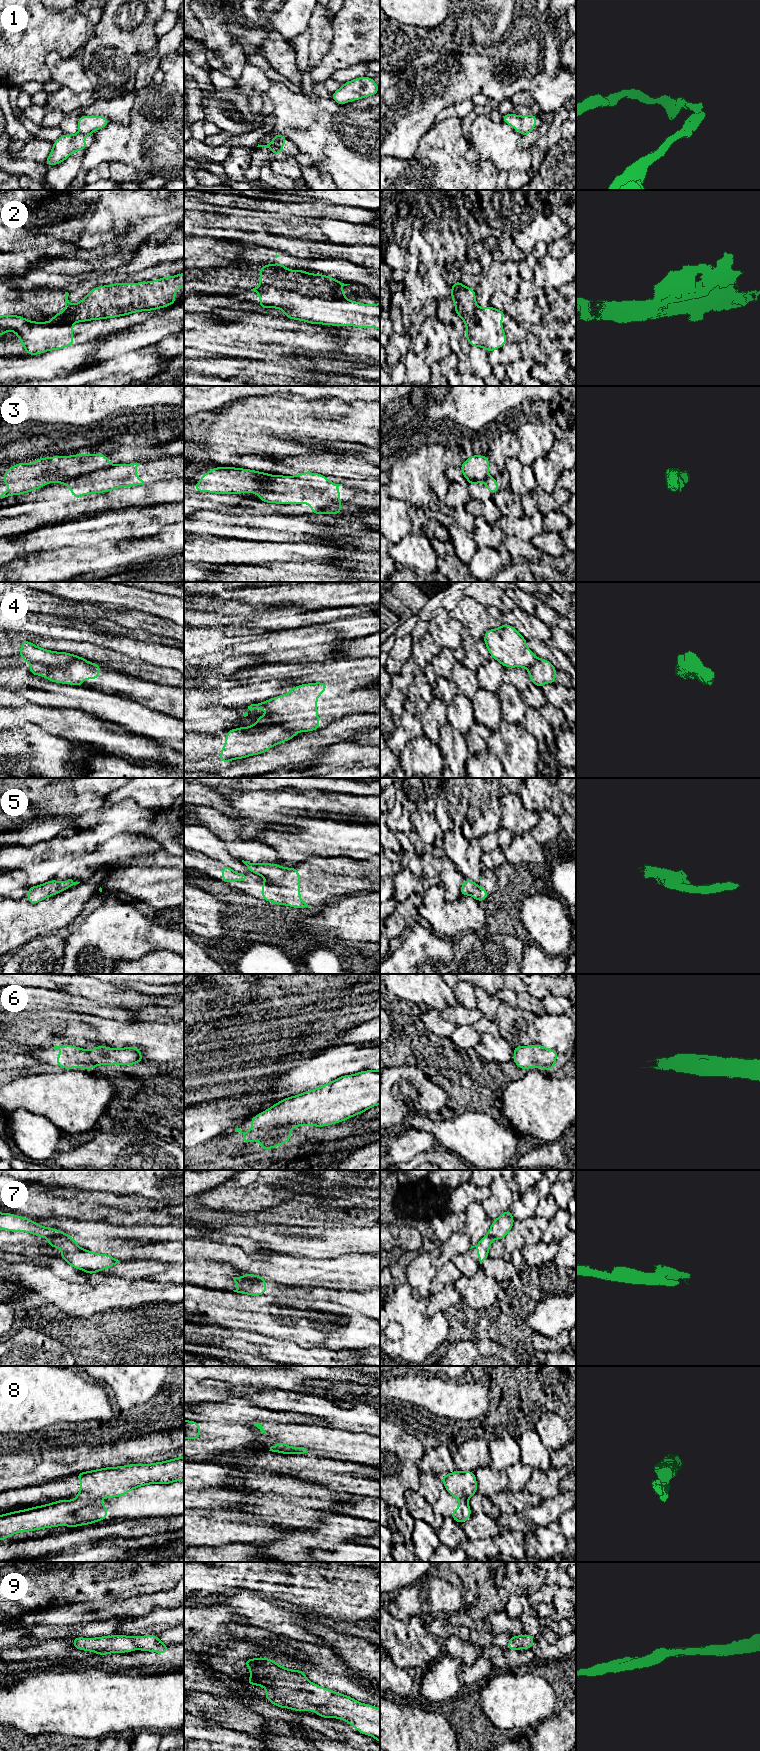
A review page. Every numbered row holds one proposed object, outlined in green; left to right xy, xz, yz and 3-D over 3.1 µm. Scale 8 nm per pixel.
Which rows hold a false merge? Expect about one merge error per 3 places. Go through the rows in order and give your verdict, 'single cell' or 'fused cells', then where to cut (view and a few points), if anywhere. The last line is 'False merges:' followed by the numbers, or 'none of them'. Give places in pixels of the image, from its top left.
1: fused cells; cut xy (80, 131), (91, 132)
2: fused cells; cut xz (261, 285), (275, 286), (307, 296), (344, 299)
3: fused cells; cut xy (111, 465), (73, 477), (62, 477), (59, 480)
4: fused cells; cut xz (235, 729), (264, 731), (277, 725), (295, 732)
5: single cell; cut none
6: single cell; cut none
7: fused cells; cut xz (243, 1276), (249, 1279), (261, 1279), (264, 1281)
8: fused cells; cut xz (281, 1447), (286, 1452), (296, 1451), (298, 1453)
9: single cell; cut none
False merges: 1, 2, 3, 4, 7, 8

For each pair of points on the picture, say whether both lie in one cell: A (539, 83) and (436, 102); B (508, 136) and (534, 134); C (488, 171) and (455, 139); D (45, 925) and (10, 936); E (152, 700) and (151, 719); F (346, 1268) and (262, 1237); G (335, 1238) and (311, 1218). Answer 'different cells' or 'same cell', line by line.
A: same cell
B: different cells
C: same cell
D: same cell
E: different cells
F: different cells
G: different cells

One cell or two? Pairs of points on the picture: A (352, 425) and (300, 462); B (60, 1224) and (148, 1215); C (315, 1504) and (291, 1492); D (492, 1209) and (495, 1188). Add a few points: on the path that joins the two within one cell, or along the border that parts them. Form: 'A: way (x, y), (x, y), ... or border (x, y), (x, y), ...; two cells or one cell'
A: border (324, 452), (304, 453), (293, 457); two cells
B: border (79, 1220), (106, 1220), (112, 1223), (126, 1224); two cells
C: way (309, 1501), (297, 1498); one cell
D: way (495, 1204), (495, 1193); one cell

